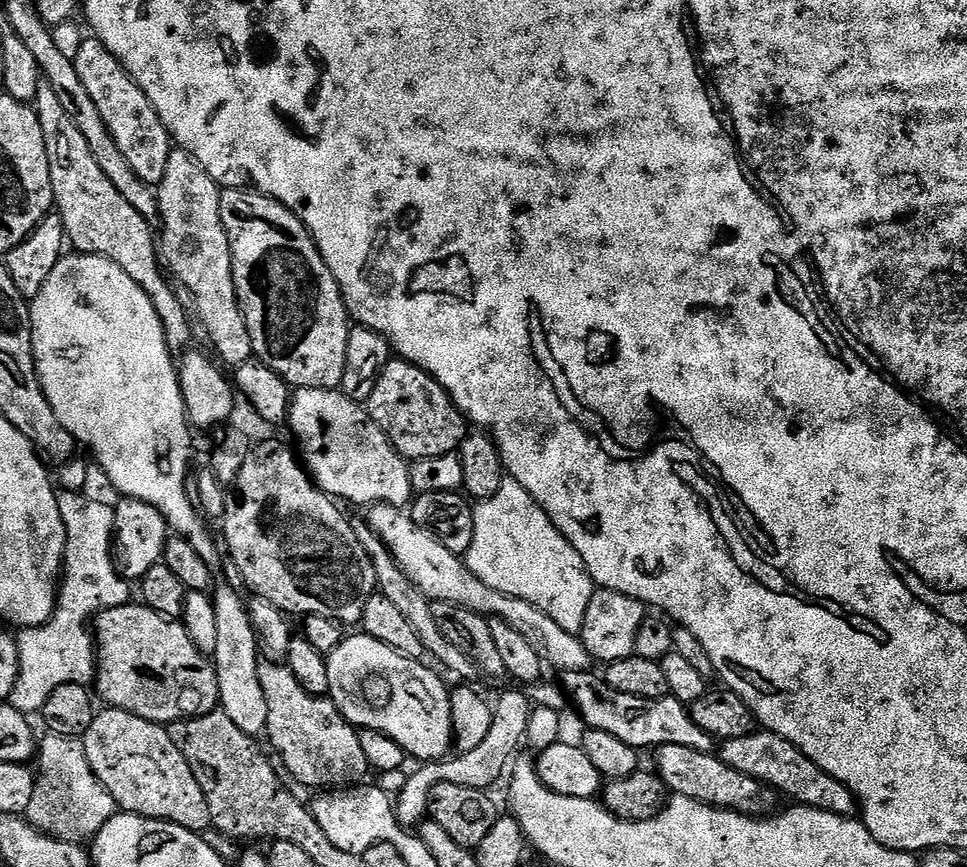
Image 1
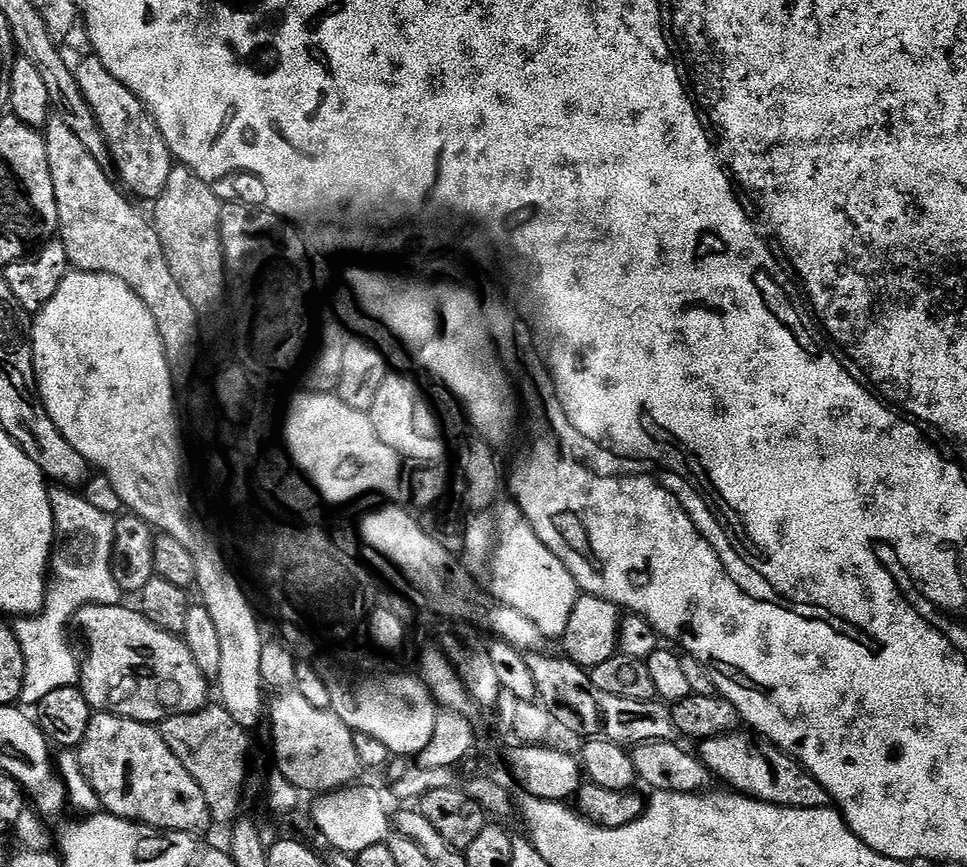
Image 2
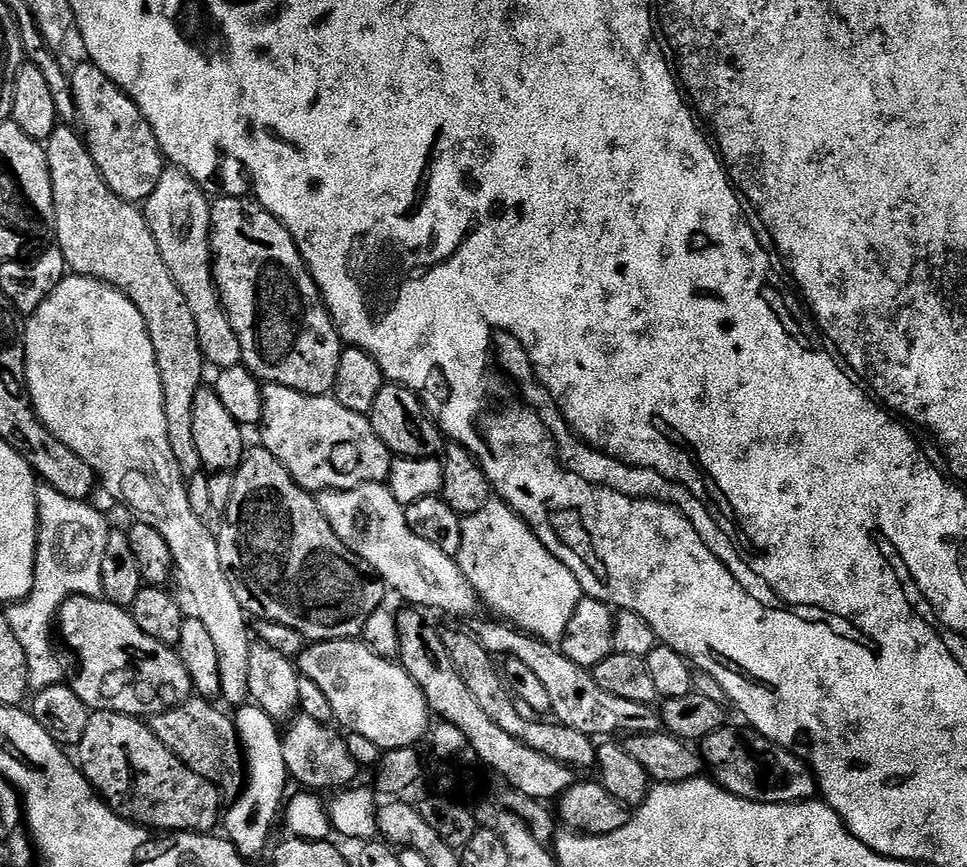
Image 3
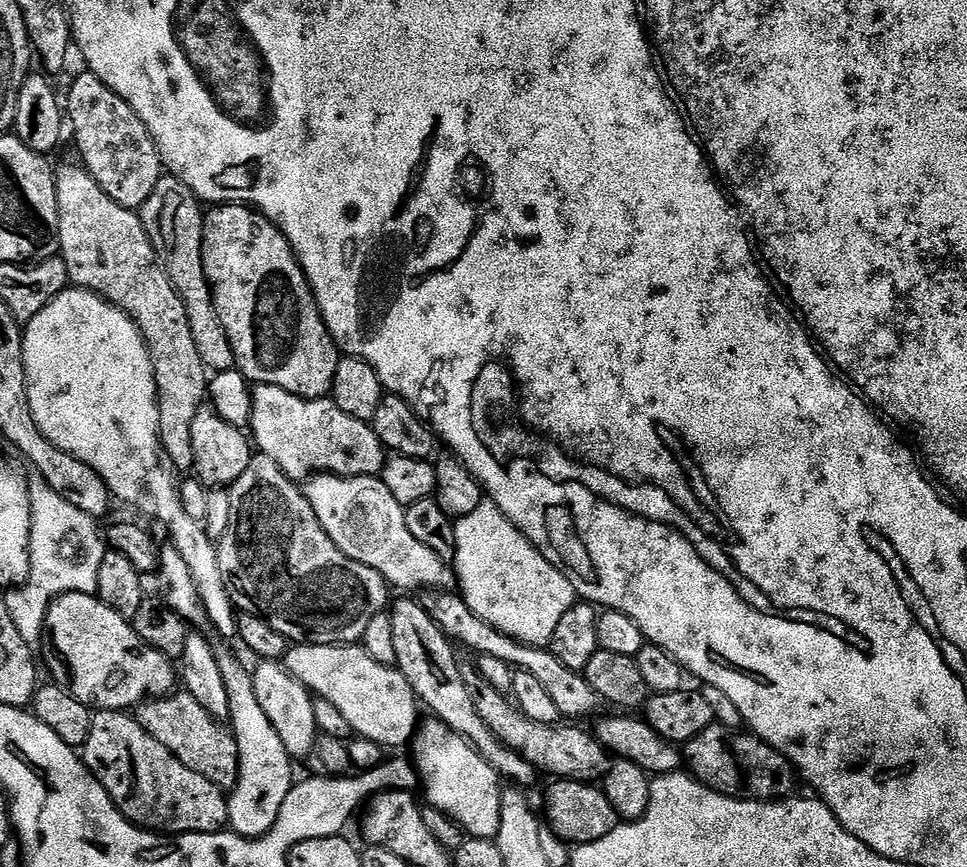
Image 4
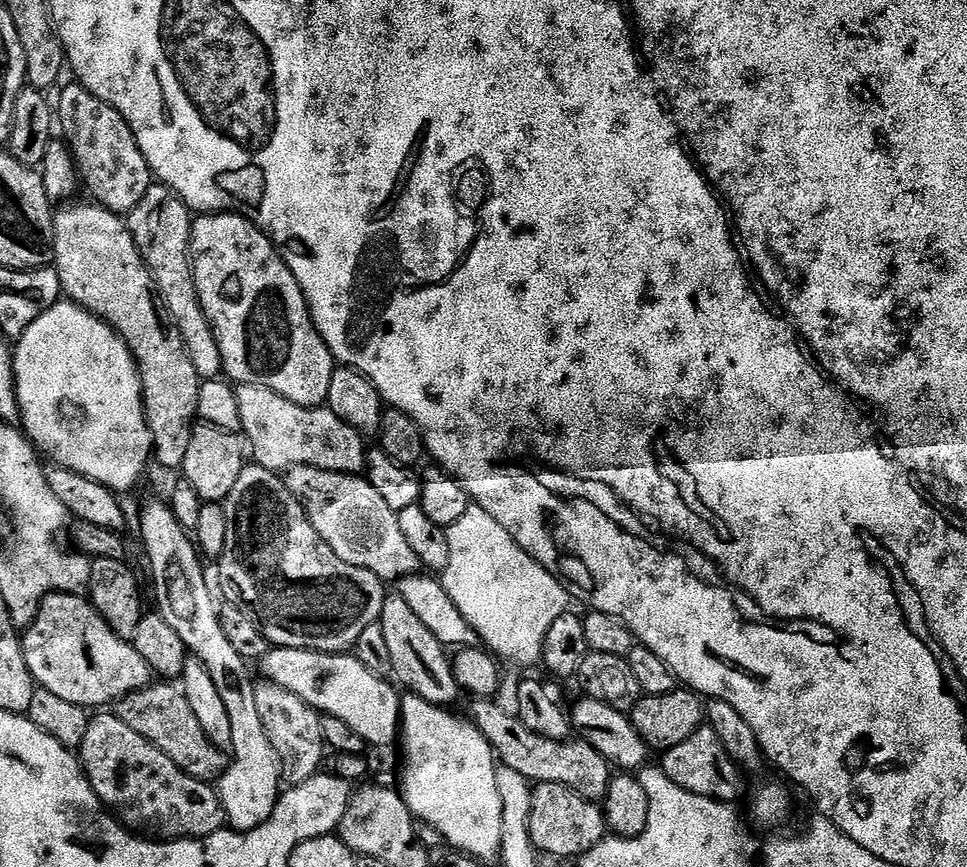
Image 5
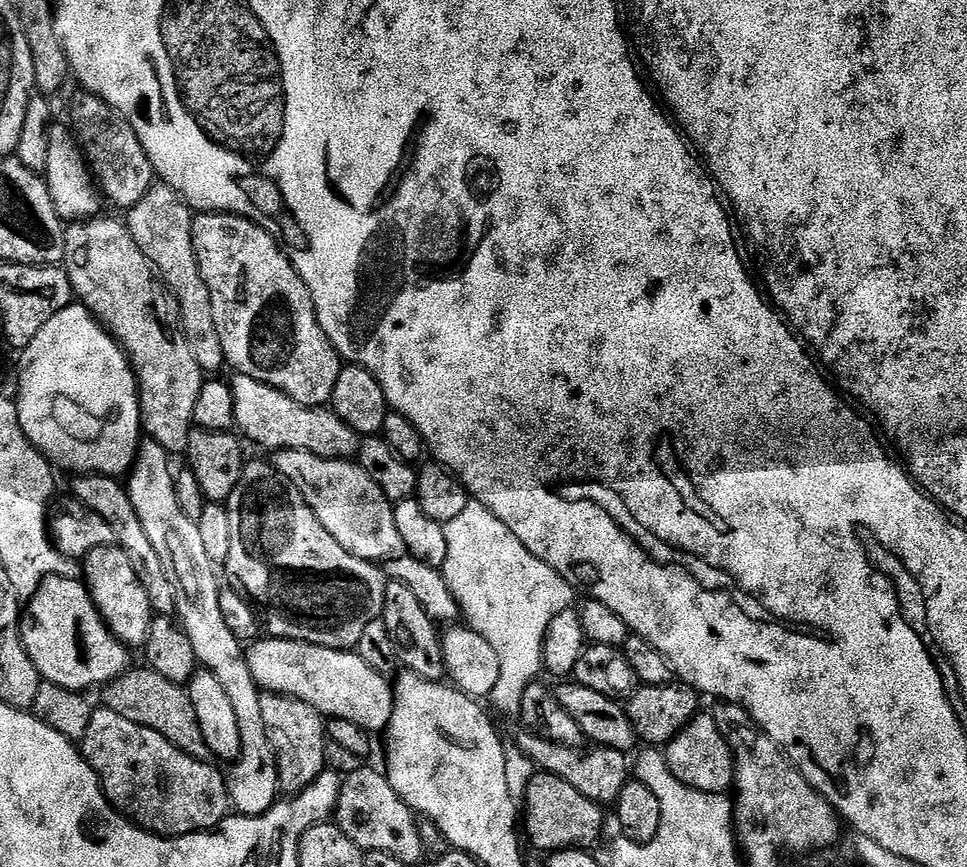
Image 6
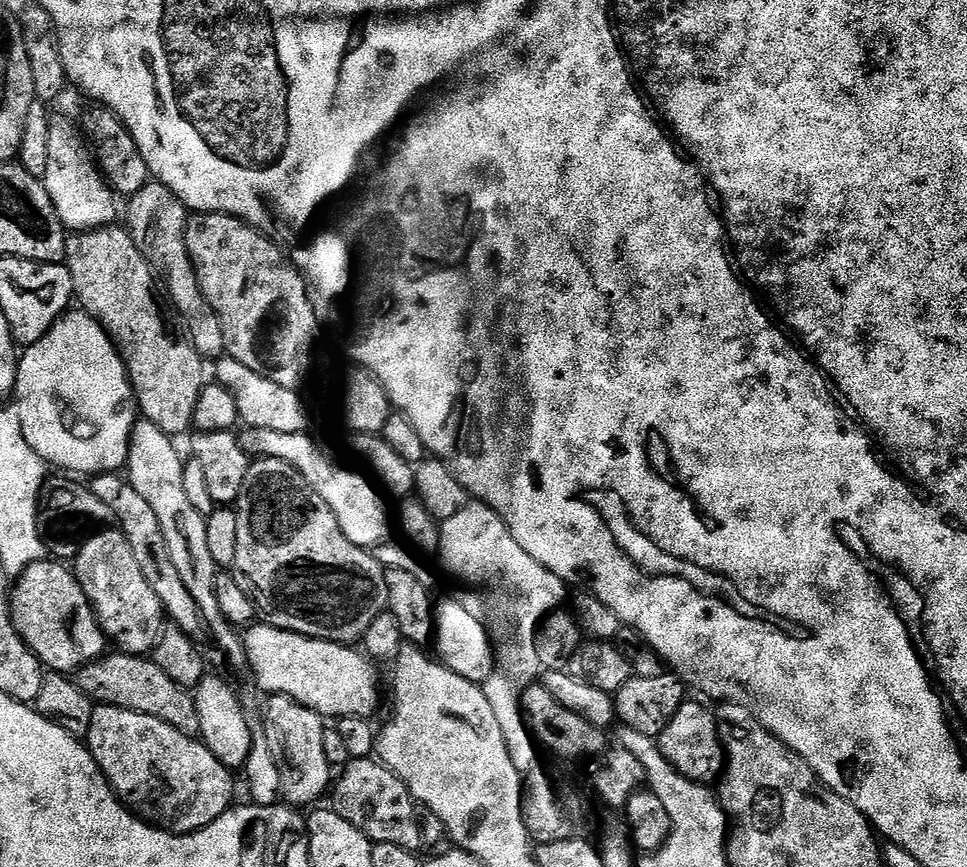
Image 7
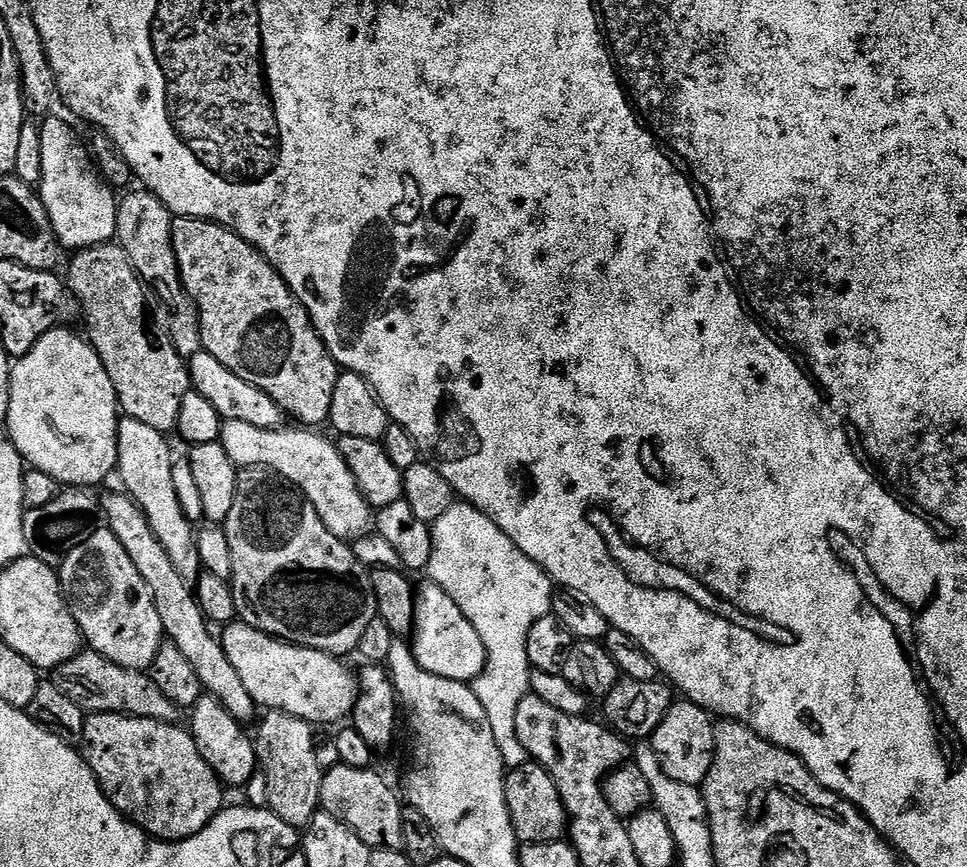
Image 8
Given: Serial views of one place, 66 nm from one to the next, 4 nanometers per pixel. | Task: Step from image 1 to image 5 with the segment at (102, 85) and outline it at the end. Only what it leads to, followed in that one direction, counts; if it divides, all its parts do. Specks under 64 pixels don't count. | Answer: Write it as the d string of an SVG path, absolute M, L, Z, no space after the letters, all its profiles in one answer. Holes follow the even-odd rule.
M73 82L60 96L60 108L58 104L58 124L72 131L70 148L74 153L74 159L78 165L79 175L88 183L88 188L93 192L95 199L112 212L130 214L146 198L146 194L152 189L154 173L147 157L140 149L136 140L136 130L129 123L124 112L115 104L96 95L91 88L85 87L79 82Z

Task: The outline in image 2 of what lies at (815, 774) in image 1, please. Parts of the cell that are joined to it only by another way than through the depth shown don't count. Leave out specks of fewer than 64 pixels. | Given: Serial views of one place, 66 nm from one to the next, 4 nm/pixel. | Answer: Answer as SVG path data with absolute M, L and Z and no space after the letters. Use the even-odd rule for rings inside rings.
M737 730L703 741L699 745L698 755L713 777L717 781L725 780L732 787L729 789L733 793L761 800L763 804L779 804L782 808L829 807L828 791L812 777L812 773L799 760L779 750L773 751L773 756L767 756L763 746L765 747L755 735Z

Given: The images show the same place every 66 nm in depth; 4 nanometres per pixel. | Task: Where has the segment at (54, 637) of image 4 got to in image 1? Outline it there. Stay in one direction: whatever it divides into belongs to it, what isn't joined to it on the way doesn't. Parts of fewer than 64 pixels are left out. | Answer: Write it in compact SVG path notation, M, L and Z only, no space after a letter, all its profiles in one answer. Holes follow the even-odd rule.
M129 602L121 608L111 608L95 617L94 652L98 657L94 664L94 684L96 680L97 692L95 695L100 695L109 708L121 708L122 711L157 726L167 726L178 720L192 720L196 716L217 711L220 691L215 667L209 661L208 664L204 661L207 659L179 623L166 620L139 603Z

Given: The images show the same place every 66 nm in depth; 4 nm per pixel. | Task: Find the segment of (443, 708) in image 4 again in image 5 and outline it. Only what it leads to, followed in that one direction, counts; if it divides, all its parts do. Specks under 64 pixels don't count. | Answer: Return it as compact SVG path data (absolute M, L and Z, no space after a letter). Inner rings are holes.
M399 590L385 595L378 622L386 630L386 642L390 645L392 664L408 672L409 682L416 687L413 688L415 695L431 701L432 704L452 706L456 695L461 695L462 692L456 681L456 673L453 672L453 661L444 653L447 652L445 645L436 637L434 629L426 626L424 619L415 612Z

